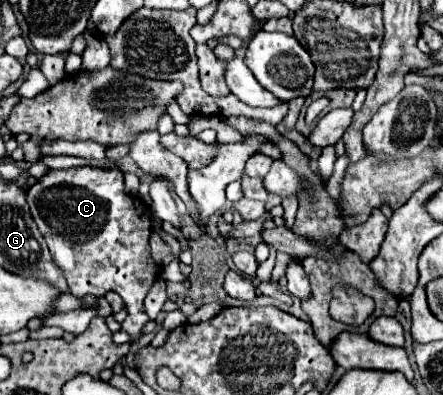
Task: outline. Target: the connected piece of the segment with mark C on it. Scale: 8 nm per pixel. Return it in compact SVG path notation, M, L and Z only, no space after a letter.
M72 167L66 171L50 171L36 185L28 189L30 213L44 235L54 263L64 271L70 293L74 297L104 297L108 291L118 293L128 309L122 329L140 339L142 327L148 321L144 313L144 297L158 279L158 267L150 257L148 237L152 233L152 221L144 221L144 211L136 211L136 199L124 193L124 173L120 169L92 169L92 167Z

